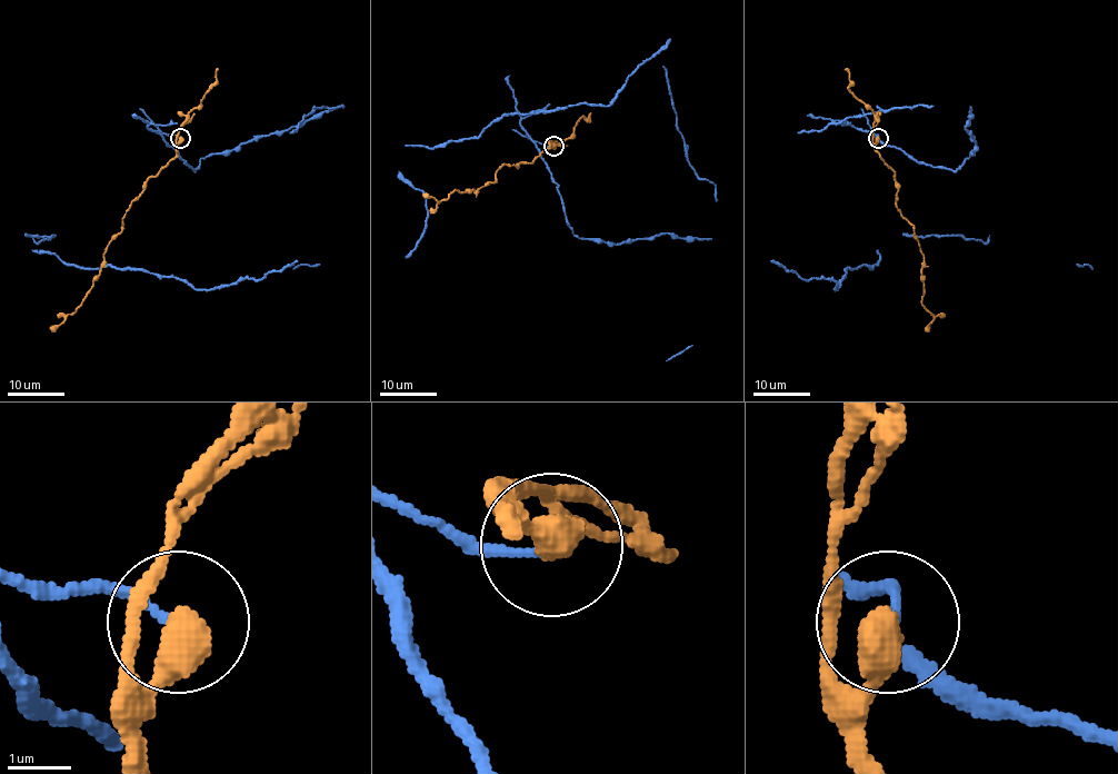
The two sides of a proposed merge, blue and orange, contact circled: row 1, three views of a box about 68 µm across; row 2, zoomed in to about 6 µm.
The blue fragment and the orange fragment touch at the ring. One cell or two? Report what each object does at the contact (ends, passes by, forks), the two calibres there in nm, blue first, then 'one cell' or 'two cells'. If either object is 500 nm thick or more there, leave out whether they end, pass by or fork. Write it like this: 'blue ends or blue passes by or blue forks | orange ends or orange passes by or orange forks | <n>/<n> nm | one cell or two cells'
120/600 nm | two cells

